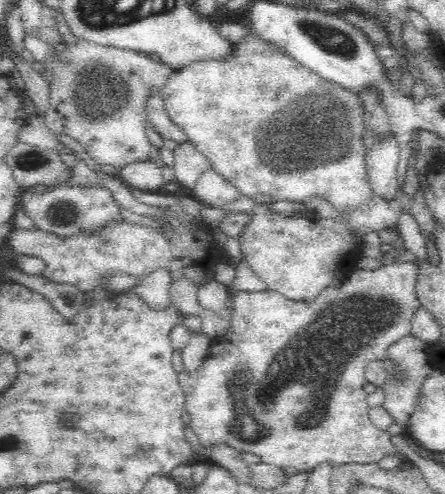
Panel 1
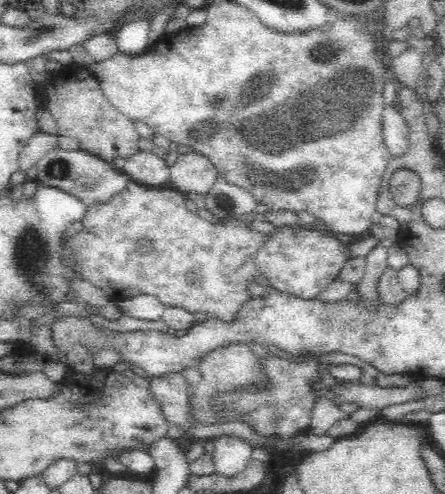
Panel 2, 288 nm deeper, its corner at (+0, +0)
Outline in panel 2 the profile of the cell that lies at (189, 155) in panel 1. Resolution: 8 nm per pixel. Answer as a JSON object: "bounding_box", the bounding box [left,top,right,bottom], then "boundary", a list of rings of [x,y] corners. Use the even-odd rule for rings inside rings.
{"bounding_box":[170,152,220,196],"boundary":[[[198,152],[182,154],[170,166],[170,182],[176,186],[176,190],[184,192],[186,196],[188,192],[206,196],[218,178],[220,174],[214,164]]]}

